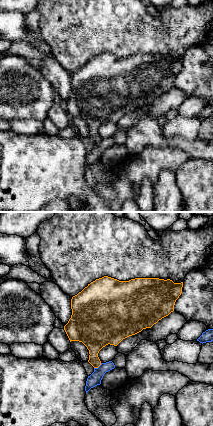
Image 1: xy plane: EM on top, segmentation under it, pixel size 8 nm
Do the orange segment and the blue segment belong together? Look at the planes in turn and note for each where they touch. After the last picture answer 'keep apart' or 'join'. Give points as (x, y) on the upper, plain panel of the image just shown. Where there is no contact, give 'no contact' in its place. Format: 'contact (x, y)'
contact (97, 143)

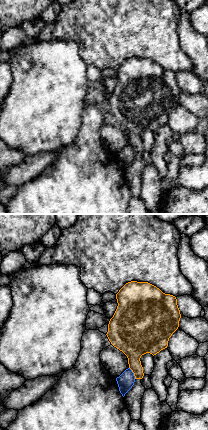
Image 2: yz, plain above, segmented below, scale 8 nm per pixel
contact (133, 148)

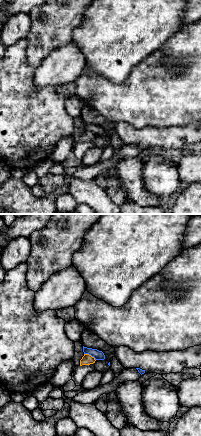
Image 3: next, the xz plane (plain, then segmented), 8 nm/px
contact (90, 131)

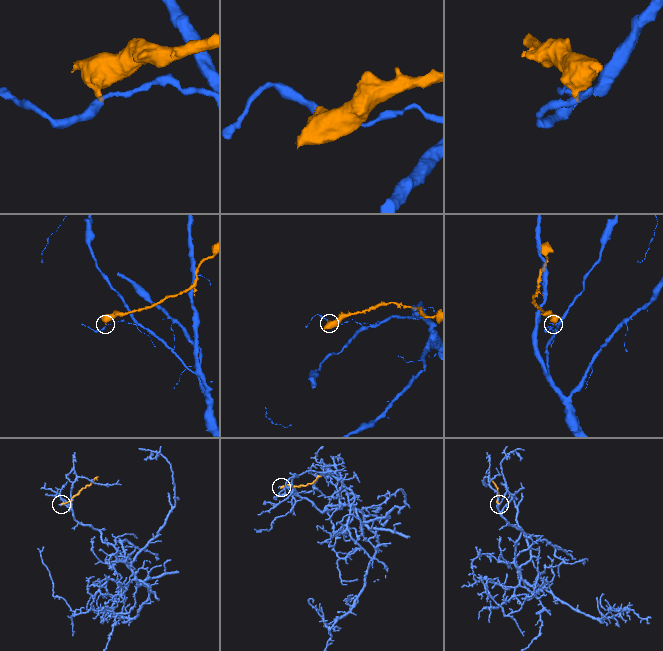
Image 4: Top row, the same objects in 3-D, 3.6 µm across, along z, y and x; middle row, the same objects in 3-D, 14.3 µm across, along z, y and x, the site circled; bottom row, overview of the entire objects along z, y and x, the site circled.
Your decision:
keep apart

